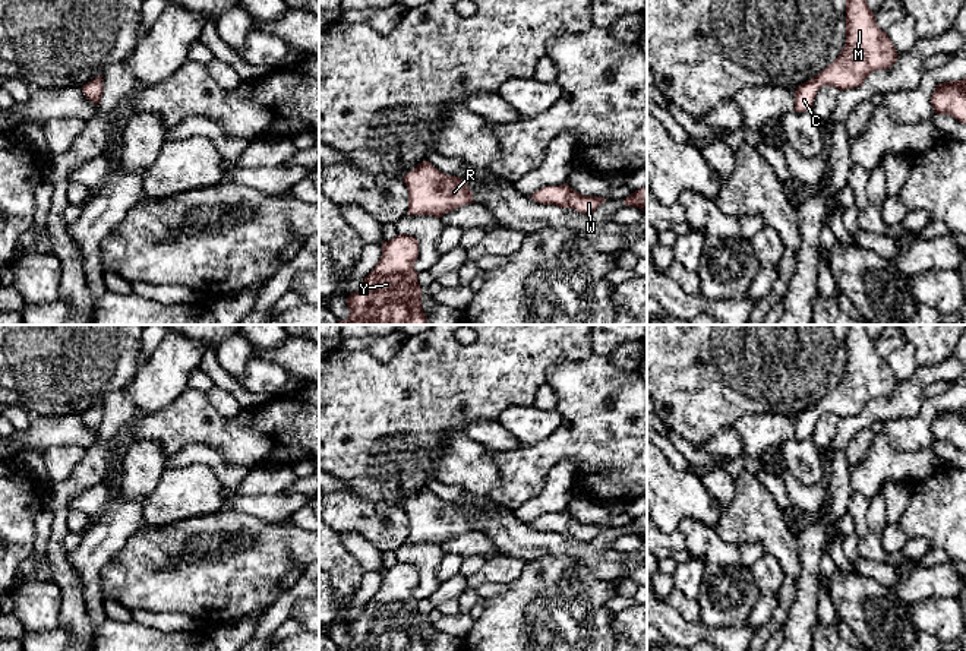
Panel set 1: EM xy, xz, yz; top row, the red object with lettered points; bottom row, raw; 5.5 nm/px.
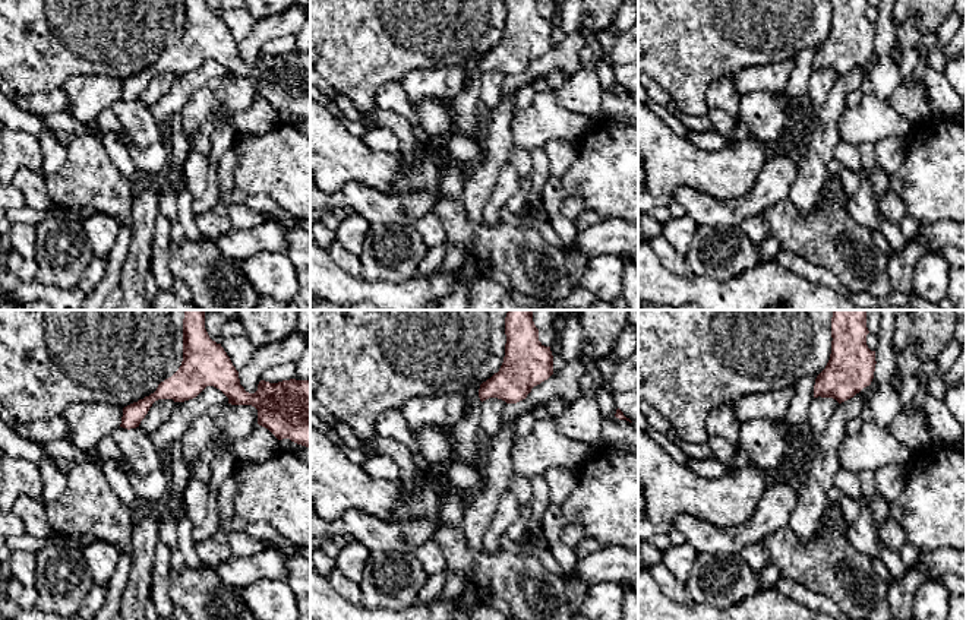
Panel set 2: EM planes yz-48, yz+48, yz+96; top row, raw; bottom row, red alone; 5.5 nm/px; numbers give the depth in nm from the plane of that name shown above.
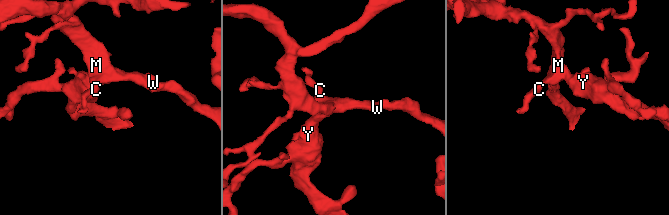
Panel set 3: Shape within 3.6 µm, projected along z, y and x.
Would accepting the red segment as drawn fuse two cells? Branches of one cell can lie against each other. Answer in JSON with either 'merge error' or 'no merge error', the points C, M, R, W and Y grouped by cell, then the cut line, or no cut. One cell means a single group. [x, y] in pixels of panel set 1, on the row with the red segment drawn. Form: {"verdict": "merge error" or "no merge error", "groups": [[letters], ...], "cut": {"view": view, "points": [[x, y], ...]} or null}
{"verdict": "no merge error", "groups": [["C", "M", "R", "W", "Y"]], "cut": null}

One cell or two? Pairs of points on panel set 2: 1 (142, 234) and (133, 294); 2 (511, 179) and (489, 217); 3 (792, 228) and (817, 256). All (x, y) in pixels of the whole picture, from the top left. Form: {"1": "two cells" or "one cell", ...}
{"1": "one cell", "2": "one cell", "3": "one cell"}

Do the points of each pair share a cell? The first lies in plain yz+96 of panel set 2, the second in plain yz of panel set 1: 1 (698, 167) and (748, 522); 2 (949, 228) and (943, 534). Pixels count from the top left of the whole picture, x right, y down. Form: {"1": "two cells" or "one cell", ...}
{"1": "two cells", "2": "two cells"}

